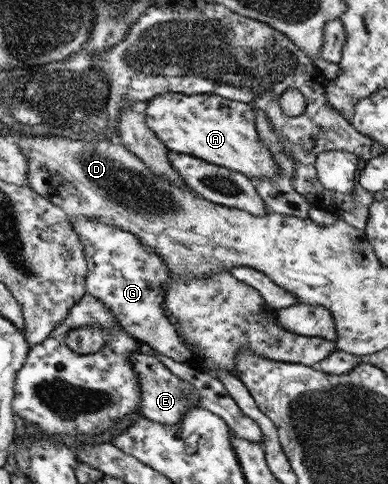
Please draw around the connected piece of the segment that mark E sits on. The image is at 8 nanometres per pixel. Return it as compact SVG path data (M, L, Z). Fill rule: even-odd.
M140 354L130 355L129 359L141 387L140 414L155 422L176 425L191 407L200 407L199 393L193 389L193 385L174 375L158 357Z

